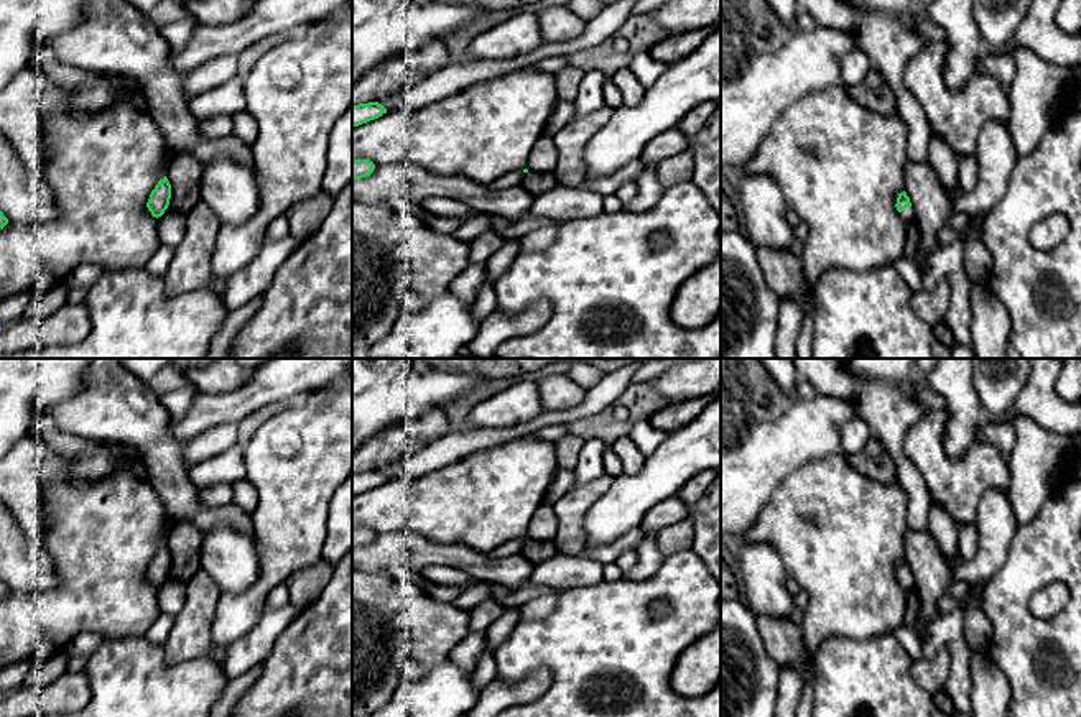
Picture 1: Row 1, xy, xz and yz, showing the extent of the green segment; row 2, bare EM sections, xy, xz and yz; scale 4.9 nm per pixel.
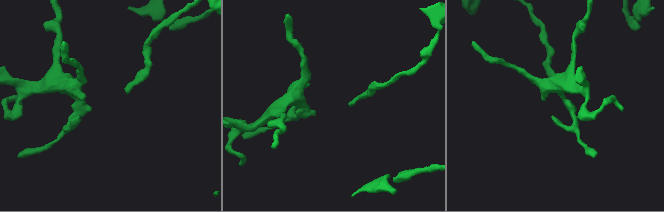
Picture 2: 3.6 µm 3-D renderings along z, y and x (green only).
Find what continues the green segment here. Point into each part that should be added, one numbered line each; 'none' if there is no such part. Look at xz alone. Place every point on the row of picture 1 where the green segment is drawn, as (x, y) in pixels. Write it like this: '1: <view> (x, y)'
none

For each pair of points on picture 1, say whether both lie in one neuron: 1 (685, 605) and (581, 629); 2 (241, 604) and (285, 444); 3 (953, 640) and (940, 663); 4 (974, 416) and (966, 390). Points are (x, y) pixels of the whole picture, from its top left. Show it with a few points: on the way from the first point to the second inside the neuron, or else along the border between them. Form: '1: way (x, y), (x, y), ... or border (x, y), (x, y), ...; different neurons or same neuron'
1: way (658, 629), (607, 629); same neuron
2: way (275, 566), (275, 485); same neuron
3: border (941, 647), (948, 653), (948, 676), (943, 689); different neurons
4: way (974, 410), (969, 397); same neuron

